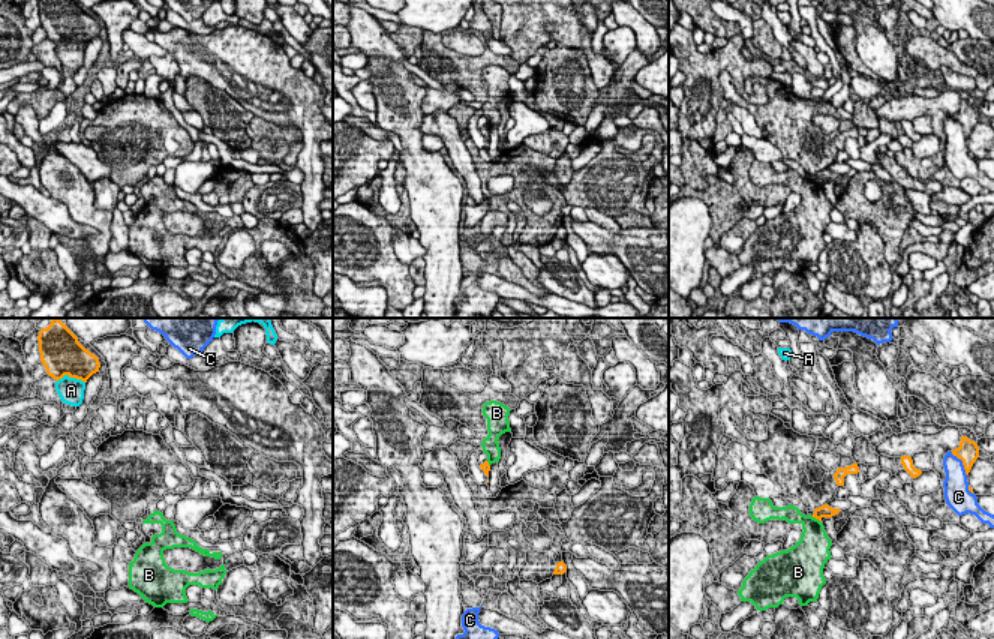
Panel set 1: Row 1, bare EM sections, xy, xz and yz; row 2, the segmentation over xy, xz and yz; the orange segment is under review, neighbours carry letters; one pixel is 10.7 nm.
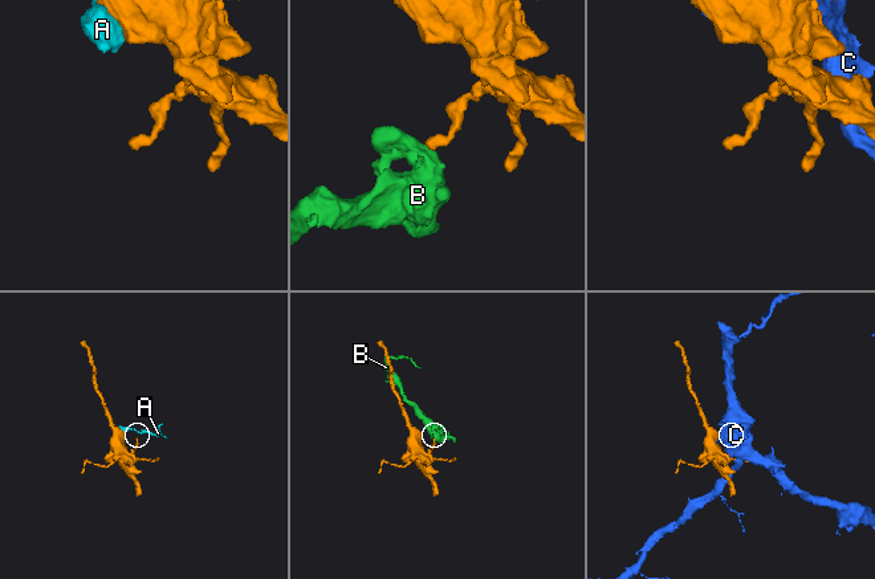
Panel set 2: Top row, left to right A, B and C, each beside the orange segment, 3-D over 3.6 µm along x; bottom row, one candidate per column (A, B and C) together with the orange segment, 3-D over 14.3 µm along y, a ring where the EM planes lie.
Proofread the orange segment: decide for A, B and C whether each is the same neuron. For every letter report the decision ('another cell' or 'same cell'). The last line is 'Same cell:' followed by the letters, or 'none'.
A: another cell
B: another cell
C: another cell
Same cell: none

